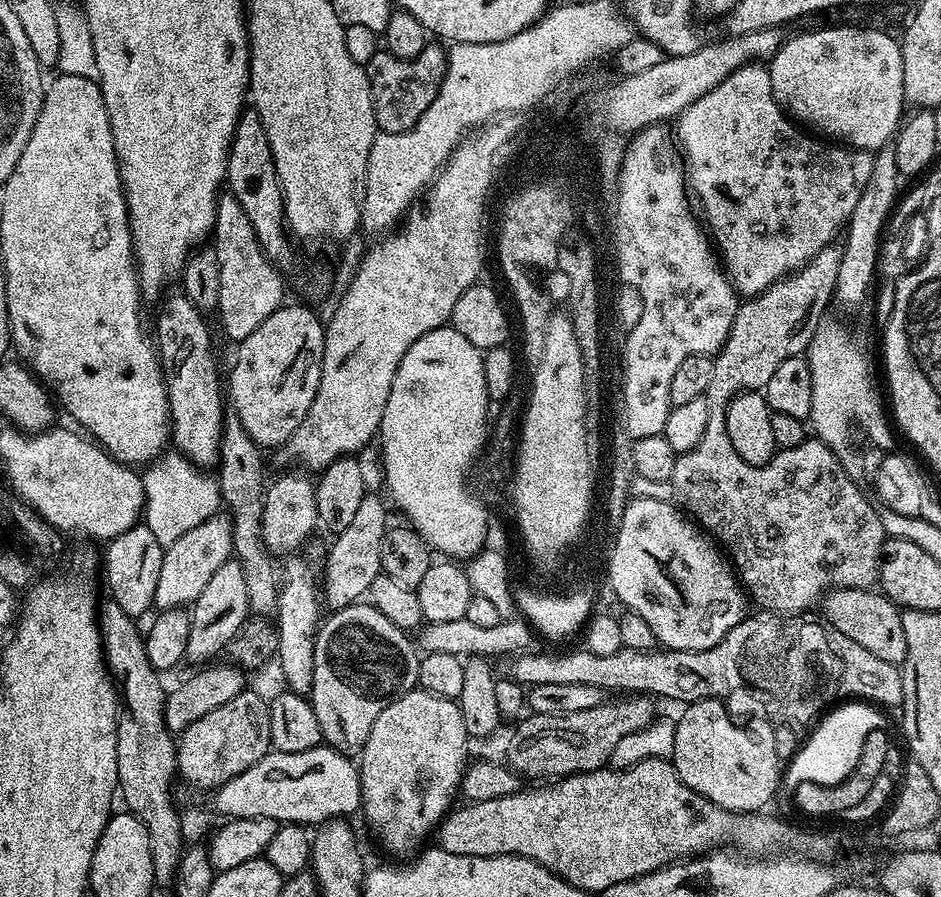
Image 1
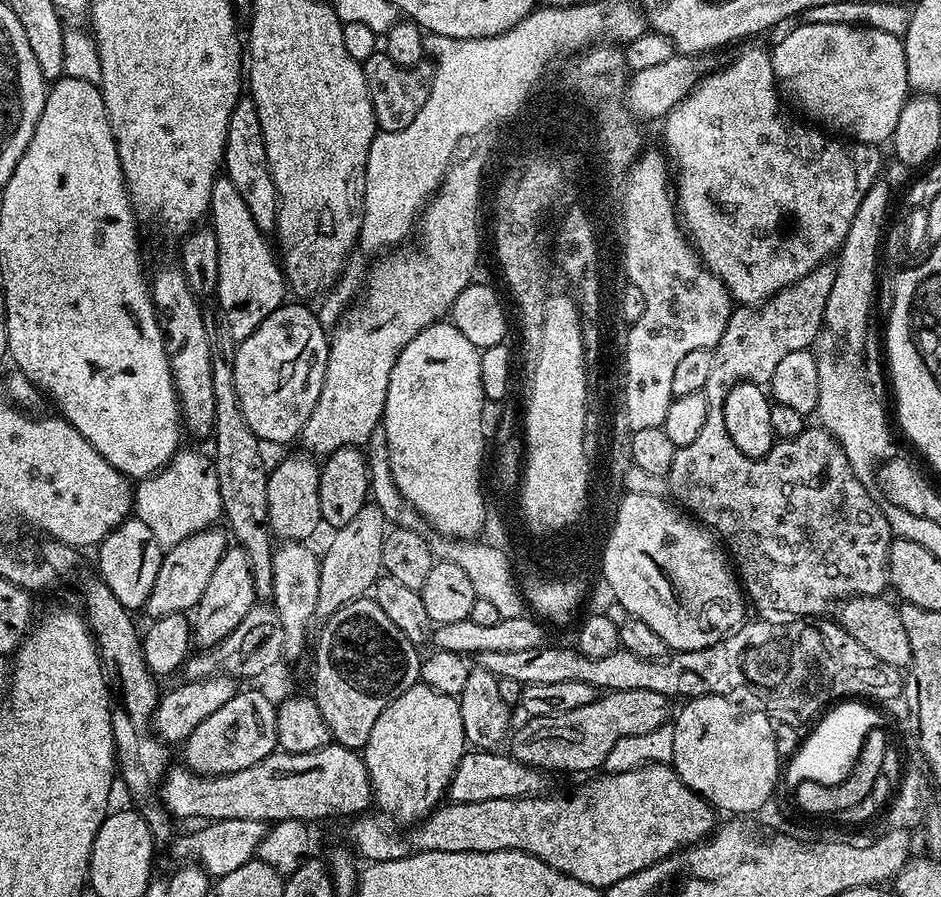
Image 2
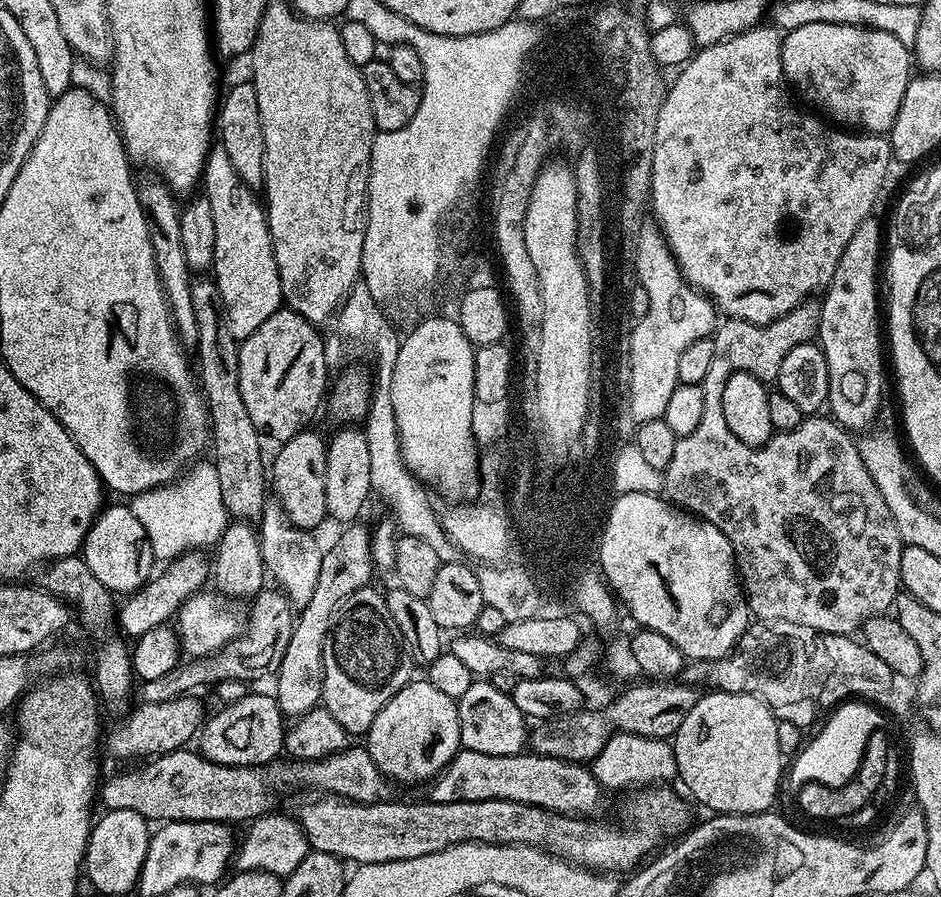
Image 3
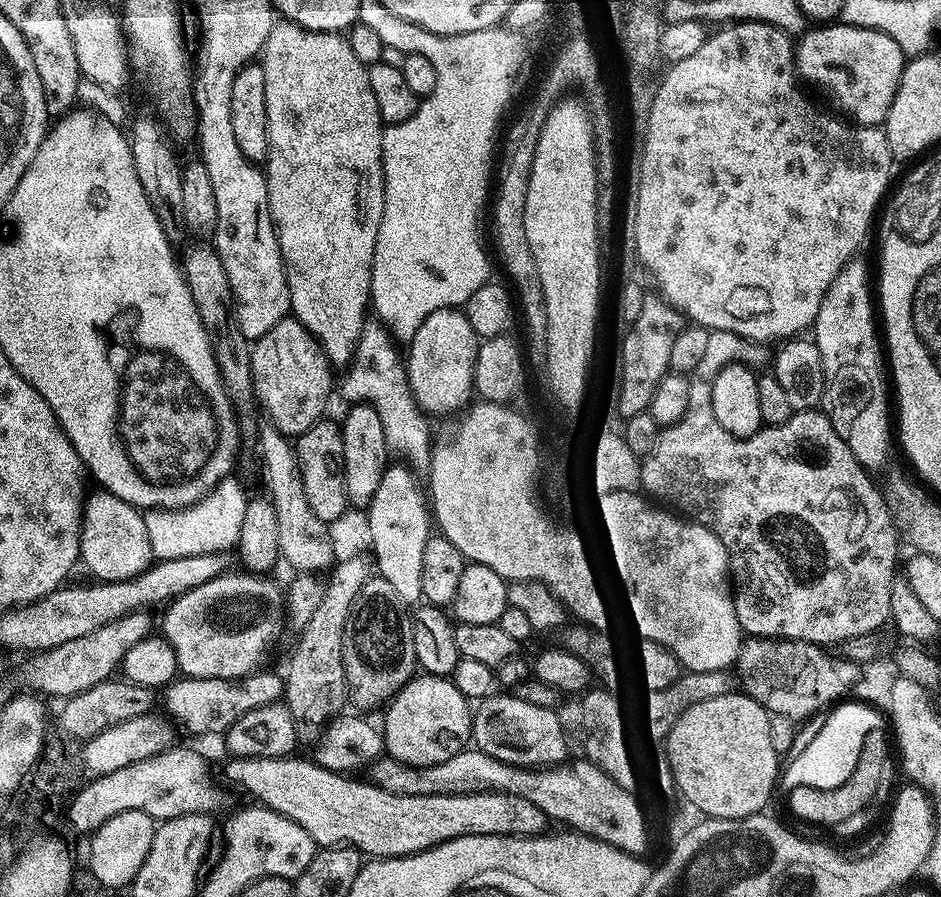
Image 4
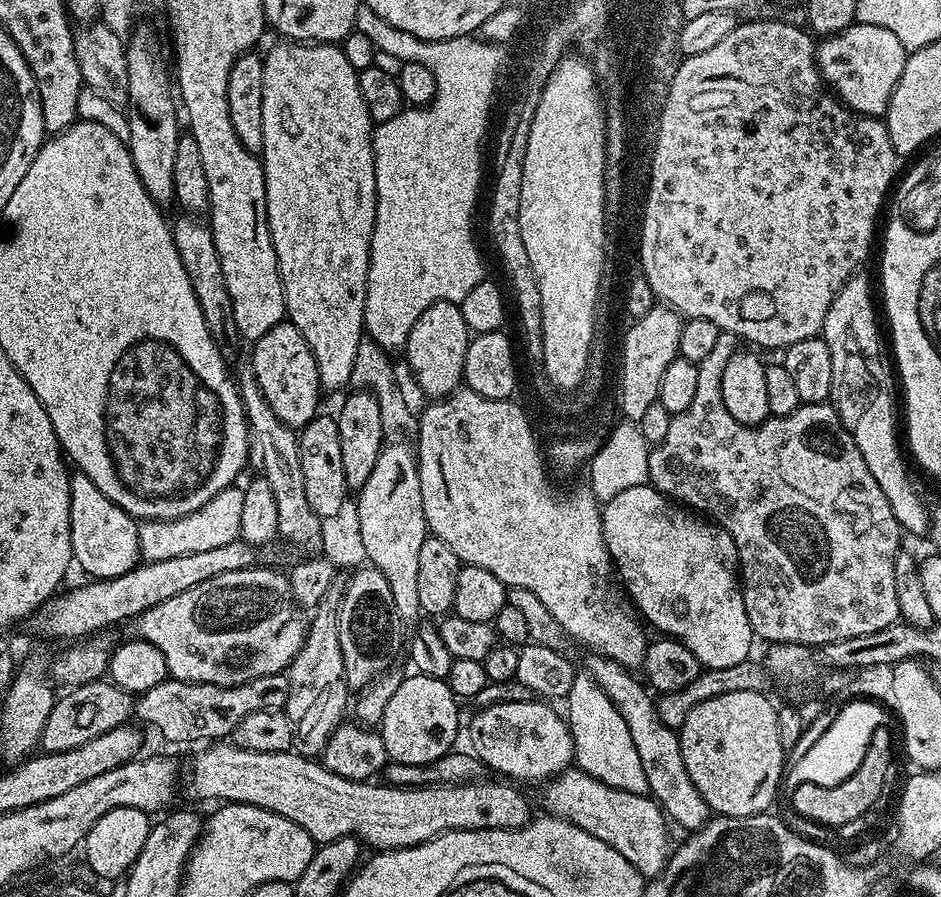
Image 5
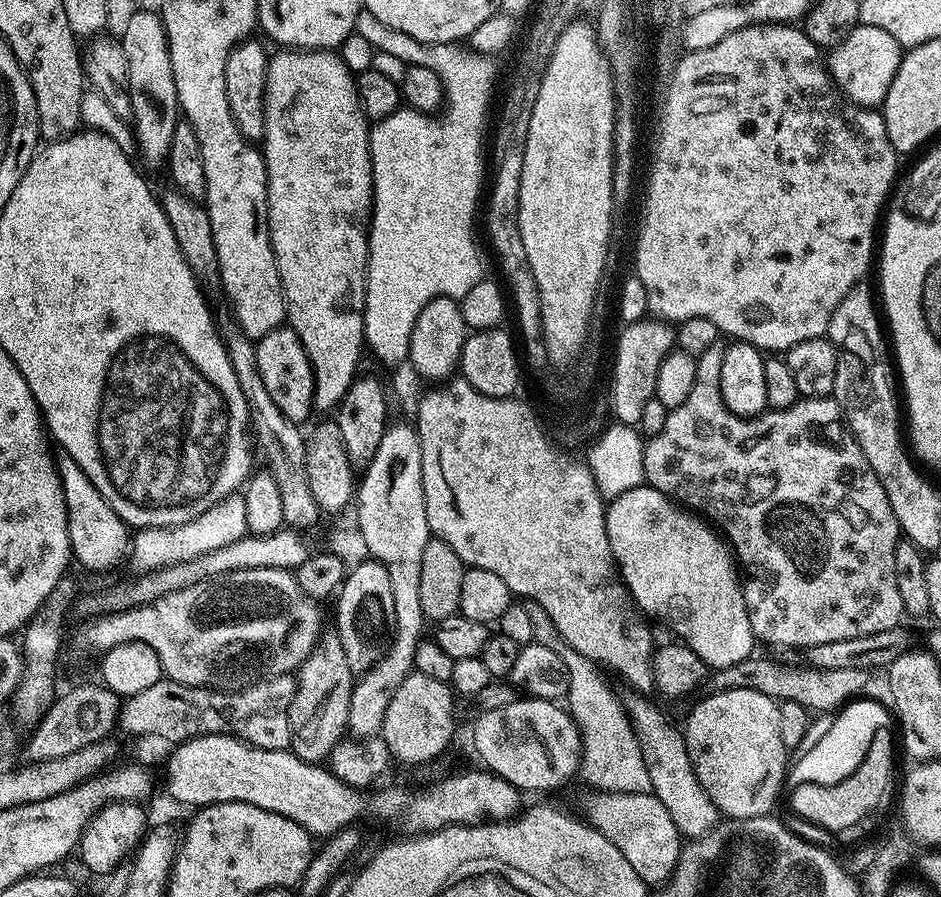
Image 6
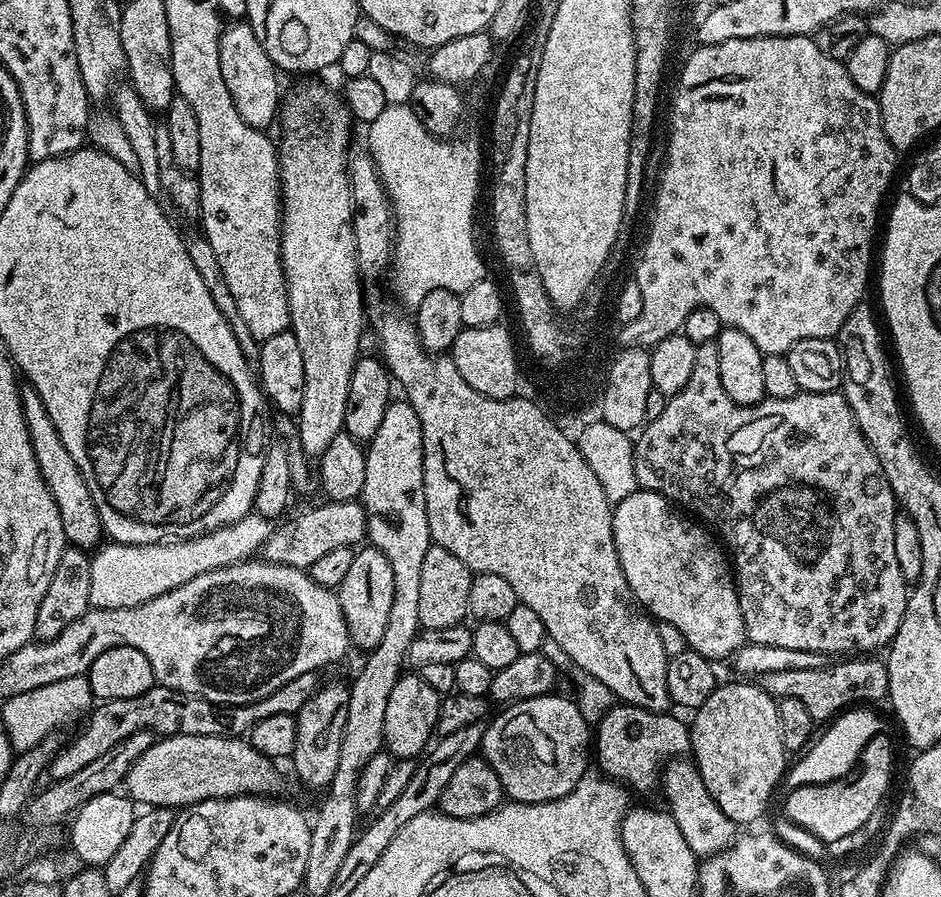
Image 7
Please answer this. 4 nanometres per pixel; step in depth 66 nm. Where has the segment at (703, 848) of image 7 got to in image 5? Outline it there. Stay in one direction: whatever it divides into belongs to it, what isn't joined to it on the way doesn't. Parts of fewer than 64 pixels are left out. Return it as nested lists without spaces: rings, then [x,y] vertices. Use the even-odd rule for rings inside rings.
[[[596,658],[593,661],[591,671],[600,689],[612,699],[630,730],[630,738],[638,750],[638,758],[642,762],[642,770],[646,774],[648,792],[652,799],[664,809],[665,817],[675,827],[676,824],[680,828],[688,828],[687,830],[704,827],[710,819],[708,803],[698,794],[694,782],[690,782],[686,766],[682,762],[679,737],[673,729],[660,723],[654,700],[648,697],[649,689],[639,679],[636,681],[632,677],[635,675],[629,669],[623,668],[617,660]]]

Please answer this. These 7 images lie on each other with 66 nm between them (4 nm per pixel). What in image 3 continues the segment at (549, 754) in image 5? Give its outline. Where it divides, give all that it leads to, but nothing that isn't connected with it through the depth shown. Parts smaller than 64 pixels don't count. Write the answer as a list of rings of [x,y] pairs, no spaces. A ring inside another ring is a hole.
[[[473,679],[470,690],[460,696],[456,709],[460,719],[460,742],[464,748],[478,754],[507,756],[518,756],[525,751],[530,740],[526,717],[518,710],[518,706],[514,706],[511,695],[492,685],[491,679]]]

